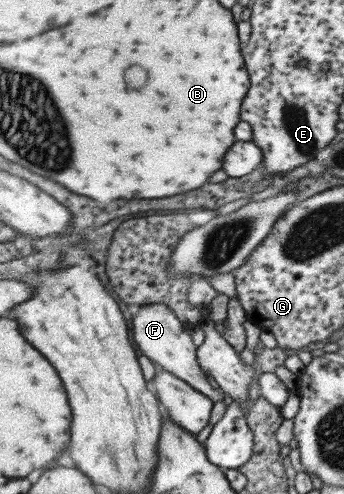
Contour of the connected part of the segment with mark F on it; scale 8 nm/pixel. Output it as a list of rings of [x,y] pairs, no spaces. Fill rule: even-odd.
[[[150,303],[150,305],[140,306],[138,313],[134,315],[132,320],[134,343],[155,366],[182,379],[193,389],[212,400],[212,403],[222,401],[224,400],[224,393],[217,391],[210,385],[207,374],[200,368],[196,351],[197,346],[192,342],[188,328],[176,317],[176,313],[172,309],[168,309],[164,303]]]

